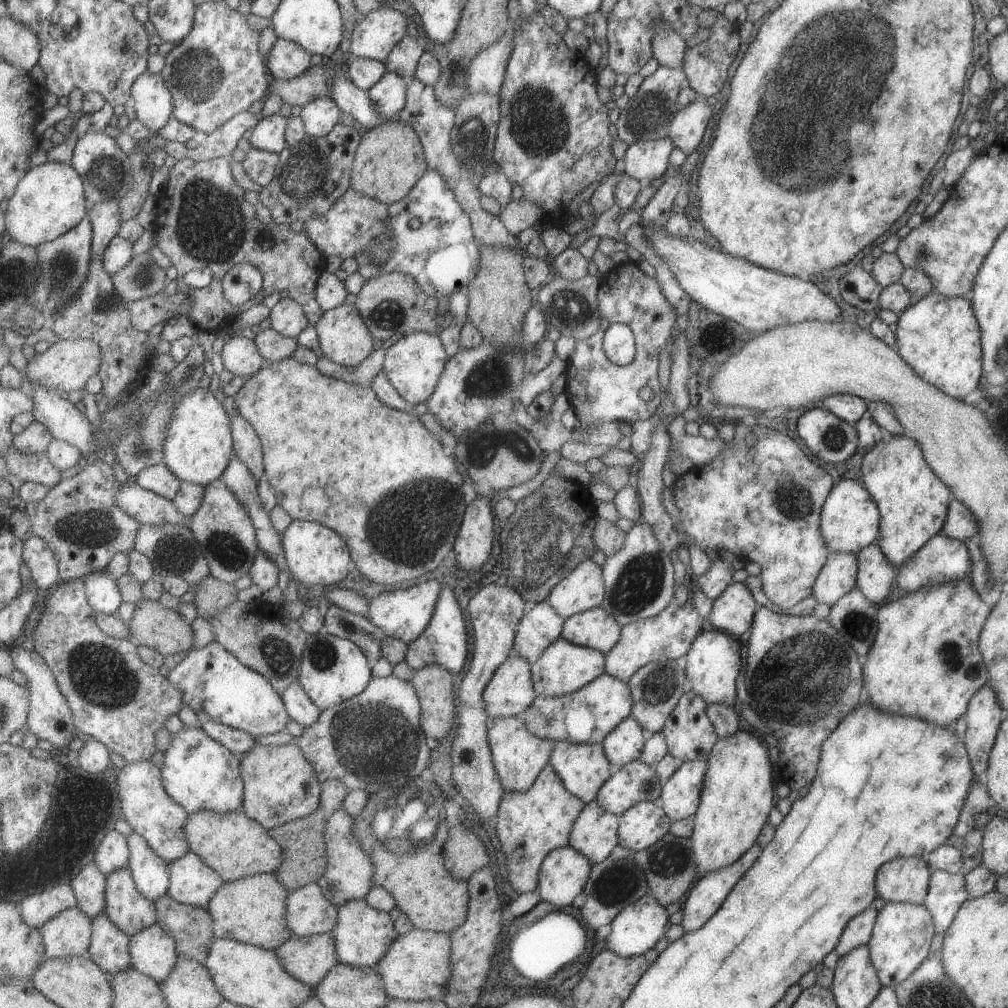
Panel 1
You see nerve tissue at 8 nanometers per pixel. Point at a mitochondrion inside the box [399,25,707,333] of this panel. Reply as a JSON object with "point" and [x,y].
{"point":[537,123]}

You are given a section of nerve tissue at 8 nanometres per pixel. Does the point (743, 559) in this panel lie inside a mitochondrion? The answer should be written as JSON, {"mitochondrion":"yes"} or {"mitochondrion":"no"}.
{"mitochondrion":"no"}

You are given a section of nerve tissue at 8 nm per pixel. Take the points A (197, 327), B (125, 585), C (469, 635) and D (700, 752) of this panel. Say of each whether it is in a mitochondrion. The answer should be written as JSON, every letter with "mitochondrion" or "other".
{"A":"other","B":"other","C":"other","D":"other"}

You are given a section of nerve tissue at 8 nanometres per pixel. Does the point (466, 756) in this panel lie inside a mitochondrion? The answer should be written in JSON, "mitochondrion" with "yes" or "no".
{"mitochondrion":"no"}

